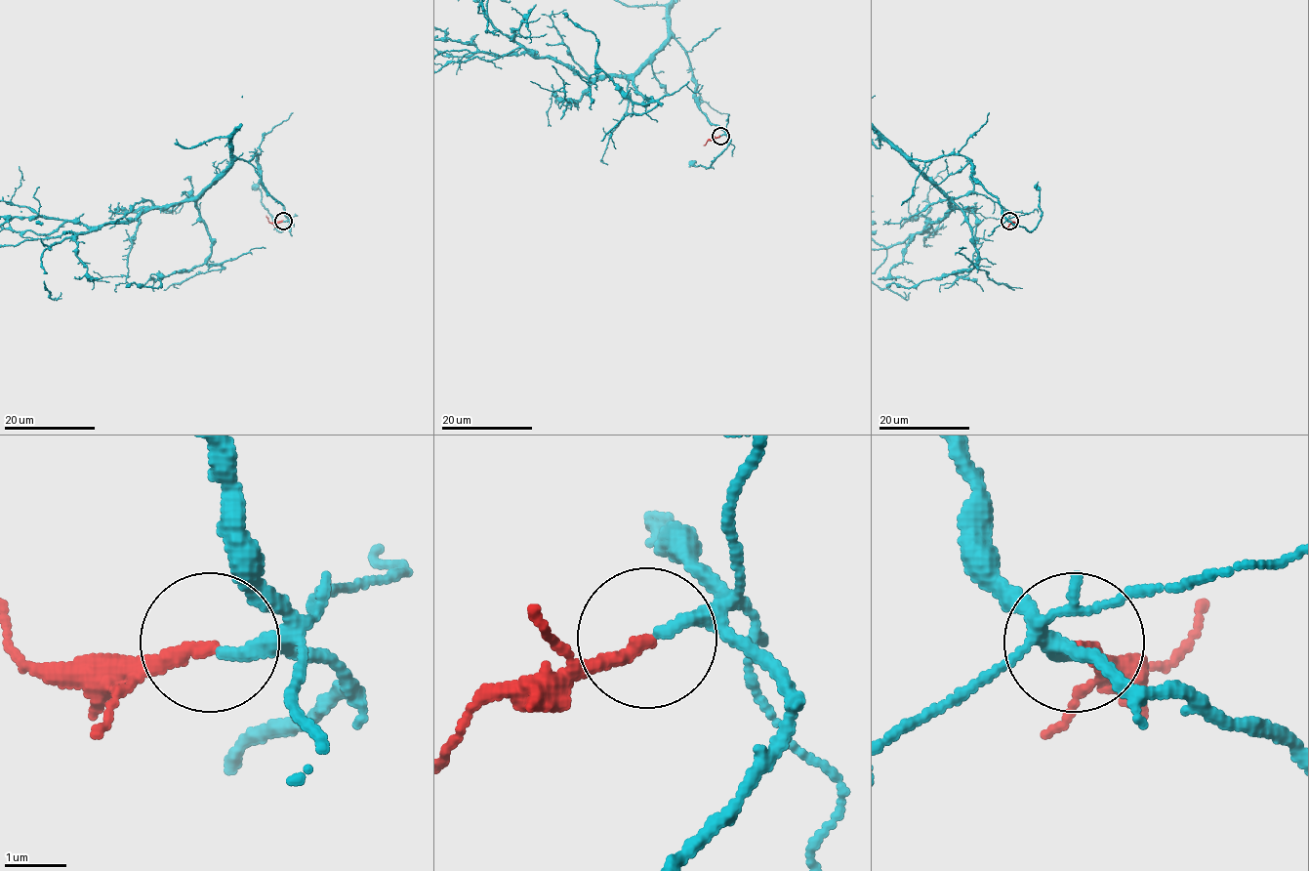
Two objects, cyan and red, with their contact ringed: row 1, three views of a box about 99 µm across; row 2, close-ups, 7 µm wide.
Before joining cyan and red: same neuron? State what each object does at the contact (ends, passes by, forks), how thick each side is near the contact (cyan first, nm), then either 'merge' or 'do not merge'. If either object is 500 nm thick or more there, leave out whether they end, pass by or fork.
cyan passes by; red ends; calibres 160 and 240 nm; merge

